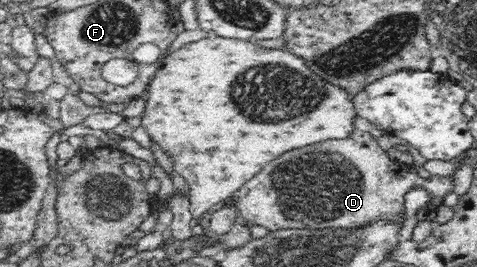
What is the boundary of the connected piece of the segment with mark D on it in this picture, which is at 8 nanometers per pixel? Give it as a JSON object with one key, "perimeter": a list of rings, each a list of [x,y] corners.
{"perimeter":[[[354,130],[347,138],[341,140],[321,140],[319,144],[309,144],[305,148],[285,152],[283,156],[267,164],[267,168],[263,168],[261,174],[255,175],[236,192],[234,209],[240,221],[261,225],[271,231],[350,227],[366,223],[379,215],[394,217],[403,210],[403,196],[413,186],[425,186],[431,198],[445,196],[453,190],[451,180],[443,180],[438,176],[425,179],[411,173],[409,167],[410,165],[403,165],[399,160],[395,160],[395,156],[387,155],[387,151],[377,144],[375,137],[367,132]]]}

